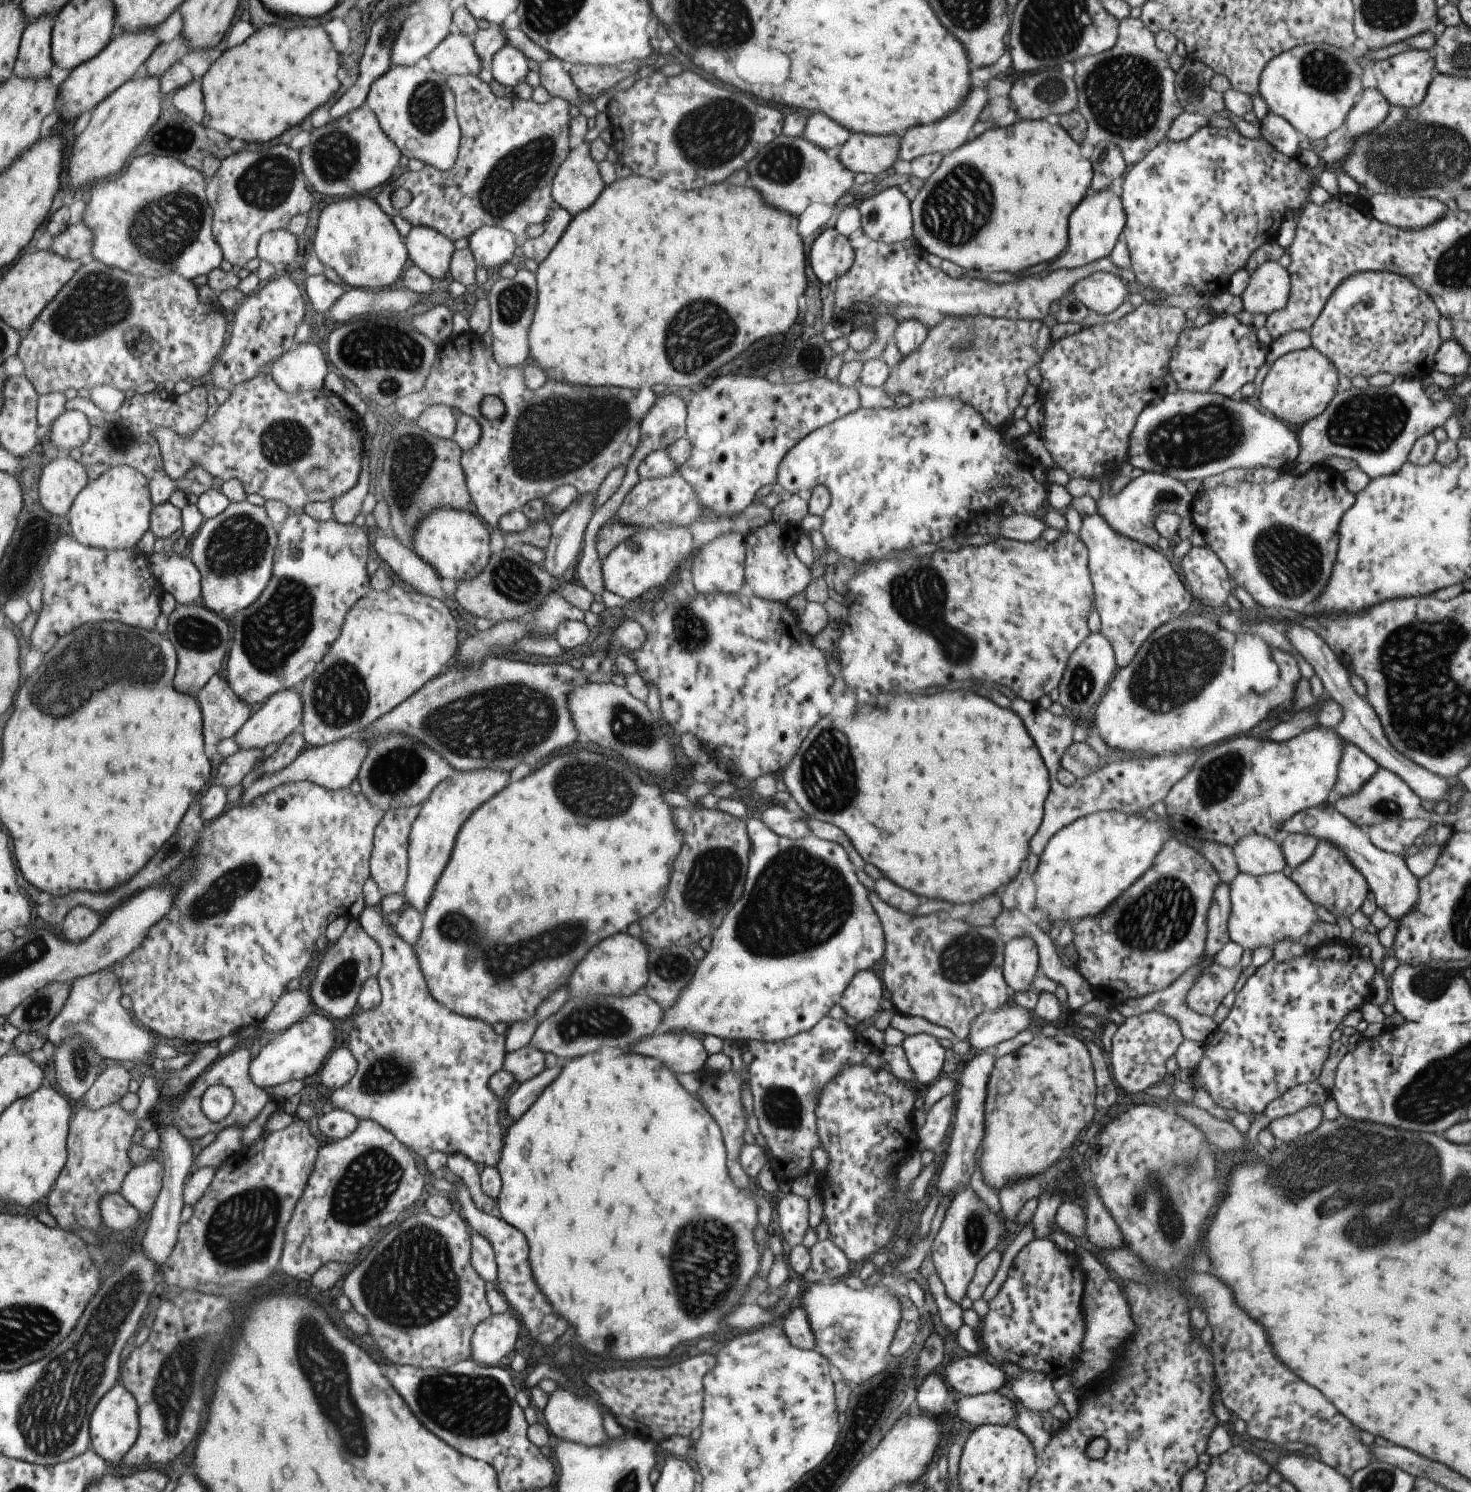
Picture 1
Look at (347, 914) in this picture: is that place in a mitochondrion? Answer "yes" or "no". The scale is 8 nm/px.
no

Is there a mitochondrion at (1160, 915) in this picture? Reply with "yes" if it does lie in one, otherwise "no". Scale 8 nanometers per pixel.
yes

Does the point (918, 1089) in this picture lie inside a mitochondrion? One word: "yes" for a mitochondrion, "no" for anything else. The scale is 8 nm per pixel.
no

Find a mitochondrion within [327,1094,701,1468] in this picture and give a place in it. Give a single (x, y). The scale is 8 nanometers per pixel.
(412, 1283)

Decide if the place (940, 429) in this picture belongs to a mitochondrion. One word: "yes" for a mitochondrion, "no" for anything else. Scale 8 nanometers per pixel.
no

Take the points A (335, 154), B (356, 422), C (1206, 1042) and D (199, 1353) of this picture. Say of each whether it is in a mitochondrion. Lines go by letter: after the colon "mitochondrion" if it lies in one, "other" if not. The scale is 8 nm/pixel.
A: mitochondrion
B: other
C: other
D: mitochondrion

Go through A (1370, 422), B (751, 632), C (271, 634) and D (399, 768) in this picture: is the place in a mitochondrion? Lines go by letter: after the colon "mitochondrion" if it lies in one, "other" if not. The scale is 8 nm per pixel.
A: mitochondrion
B: other
C: mitochondrion
D: mitochondrion

